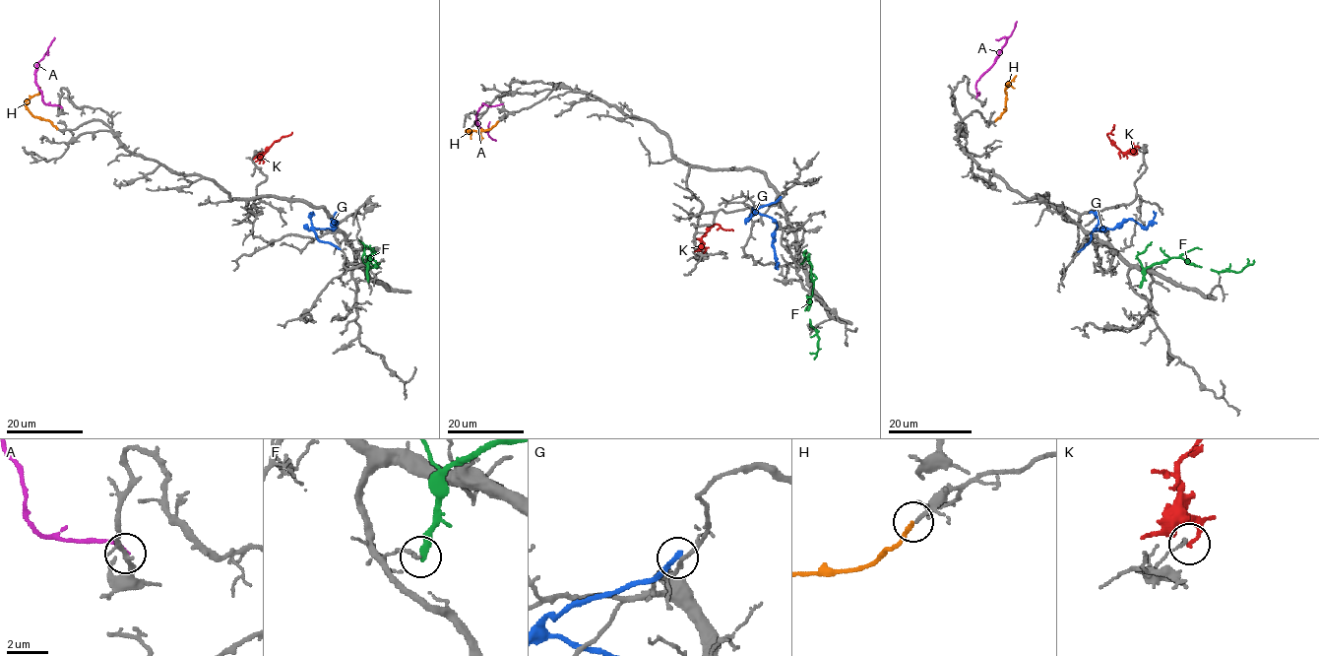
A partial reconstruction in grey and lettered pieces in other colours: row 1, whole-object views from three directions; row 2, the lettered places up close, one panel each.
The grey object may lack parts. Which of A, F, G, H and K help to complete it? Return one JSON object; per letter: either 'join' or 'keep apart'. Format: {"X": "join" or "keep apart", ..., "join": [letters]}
{"A": "keep apart", "F": "keep apart", "G": "keep apart", "H": "join", "K": "keep apart", "join": ["H"]}

